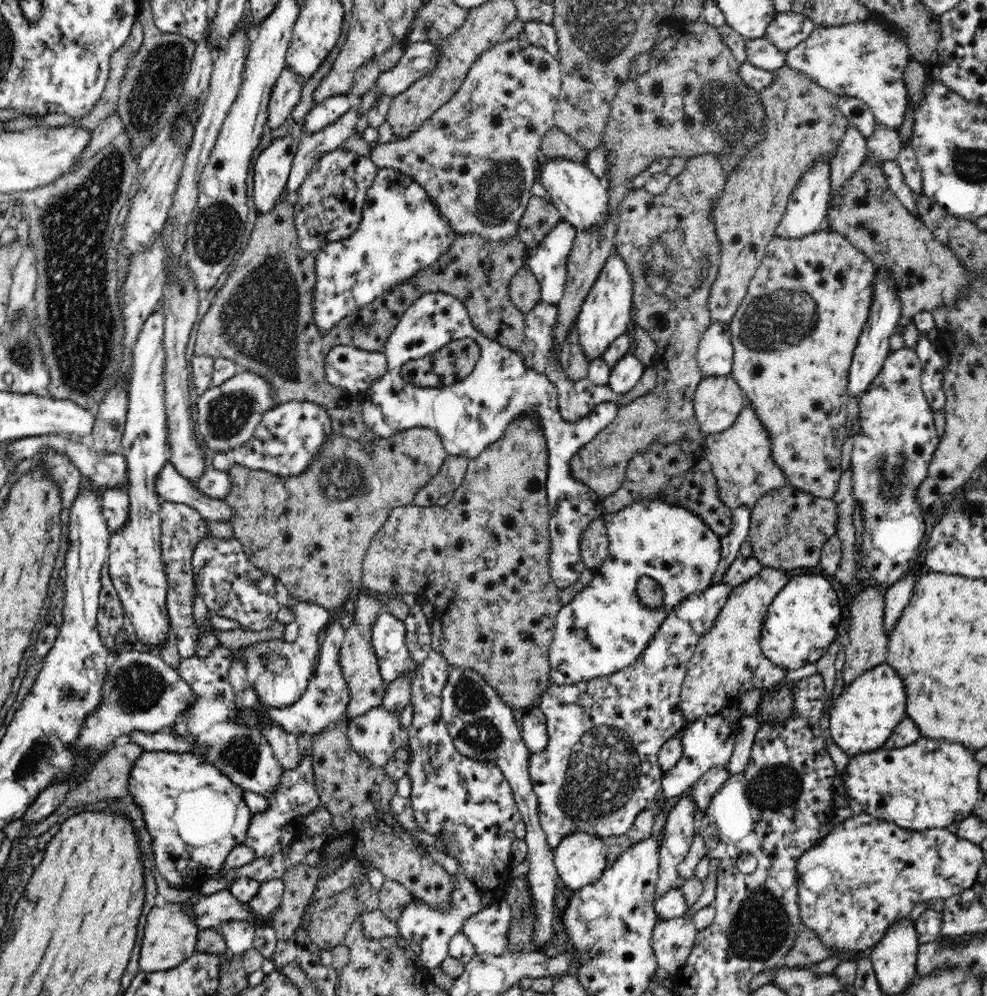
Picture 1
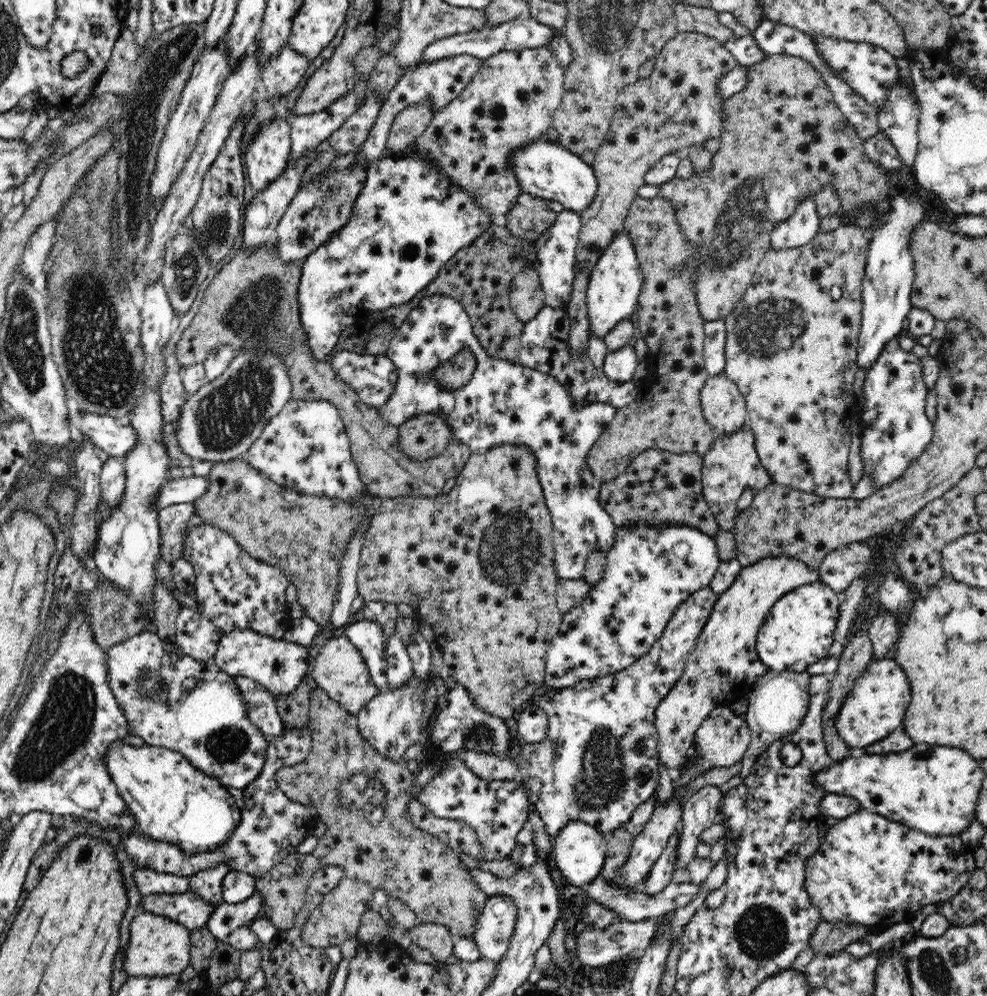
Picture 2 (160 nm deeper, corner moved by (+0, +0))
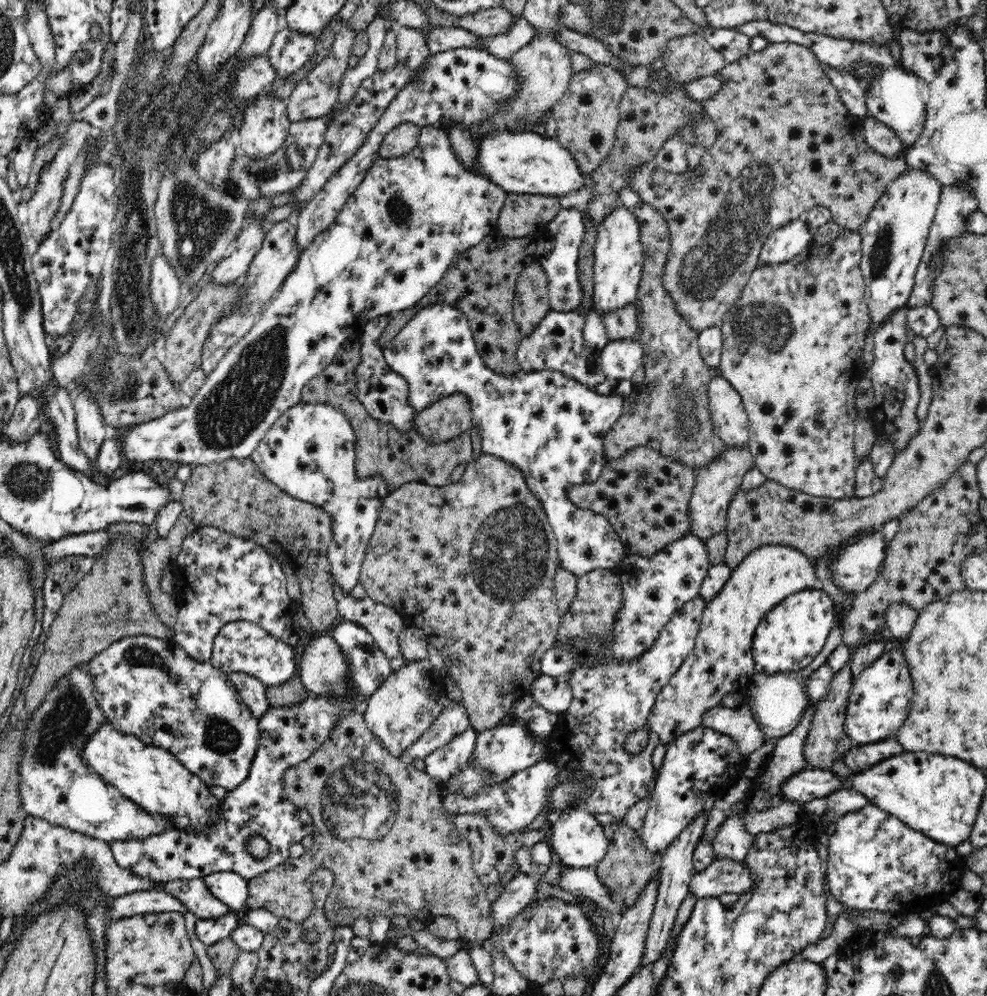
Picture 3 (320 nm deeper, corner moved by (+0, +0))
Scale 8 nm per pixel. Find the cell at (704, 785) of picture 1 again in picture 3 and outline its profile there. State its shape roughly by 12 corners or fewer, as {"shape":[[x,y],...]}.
{"shape":[[706,815],[678,835],[662,860],[658,894],[641,964],[666,948],[689,892],[692,854]]}

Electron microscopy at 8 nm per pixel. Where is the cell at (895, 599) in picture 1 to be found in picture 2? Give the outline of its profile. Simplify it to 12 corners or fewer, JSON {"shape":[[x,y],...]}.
{"shape":[[884,609],[867,630],[870,660],[893,654],[899,638],[898,620]]}

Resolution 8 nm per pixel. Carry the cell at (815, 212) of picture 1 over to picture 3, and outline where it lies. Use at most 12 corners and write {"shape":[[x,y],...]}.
{"shape":[[804,217],[764,240],[758,268],[789,262],[808,246]]}

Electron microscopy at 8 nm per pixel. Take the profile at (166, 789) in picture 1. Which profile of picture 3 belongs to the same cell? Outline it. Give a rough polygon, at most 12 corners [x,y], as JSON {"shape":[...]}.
{"shape":[[100,724],[80,761],[174,829],[220,799],[168,750]]}

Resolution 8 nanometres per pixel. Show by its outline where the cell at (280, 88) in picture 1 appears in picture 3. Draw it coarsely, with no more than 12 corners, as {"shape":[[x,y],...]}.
{"shape":[[276,33],[267,57],[279,82],[308,62],[317,37]]}

